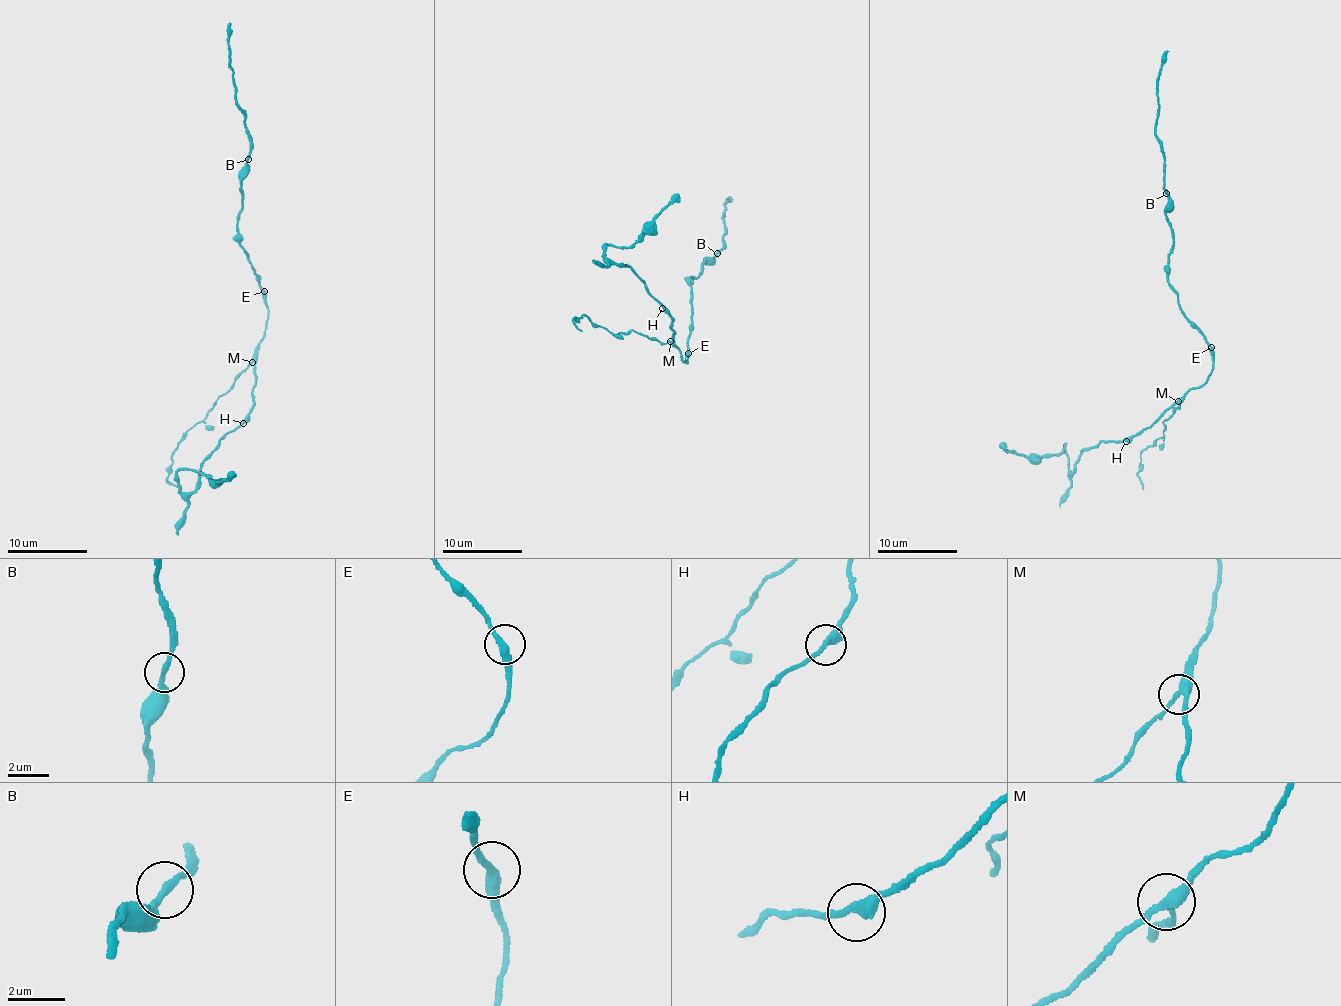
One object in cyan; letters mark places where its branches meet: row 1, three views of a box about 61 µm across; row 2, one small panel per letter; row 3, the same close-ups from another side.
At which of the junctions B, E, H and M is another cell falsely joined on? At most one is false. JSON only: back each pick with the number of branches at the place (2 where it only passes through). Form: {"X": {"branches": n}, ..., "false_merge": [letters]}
{"M": {"branches": 3}, "false_merge": ["M"]}

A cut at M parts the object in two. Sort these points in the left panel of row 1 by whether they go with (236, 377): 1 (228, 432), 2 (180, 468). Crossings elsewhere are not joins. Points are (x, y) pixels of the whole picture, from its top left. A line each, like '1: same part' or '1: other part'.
1: other part
2: other part

